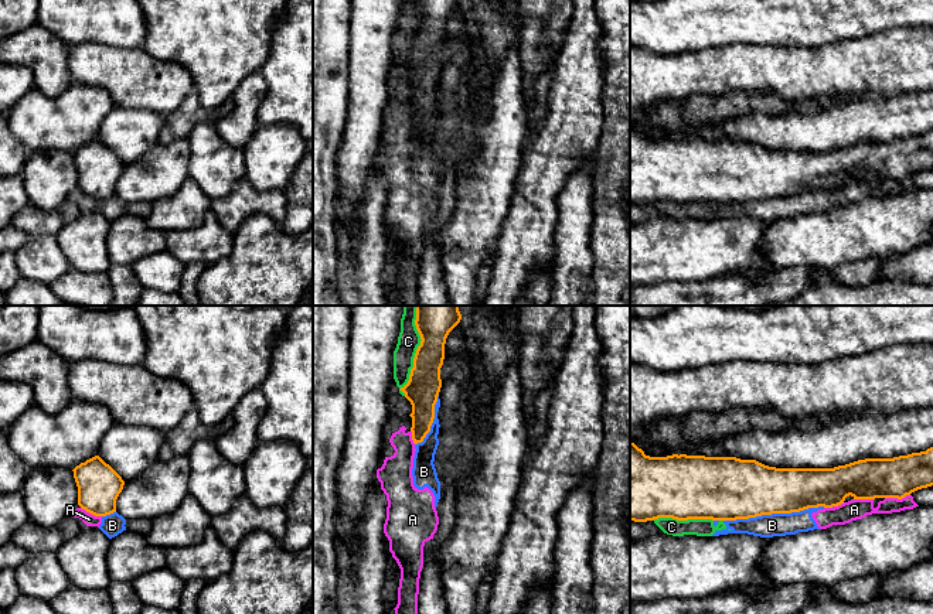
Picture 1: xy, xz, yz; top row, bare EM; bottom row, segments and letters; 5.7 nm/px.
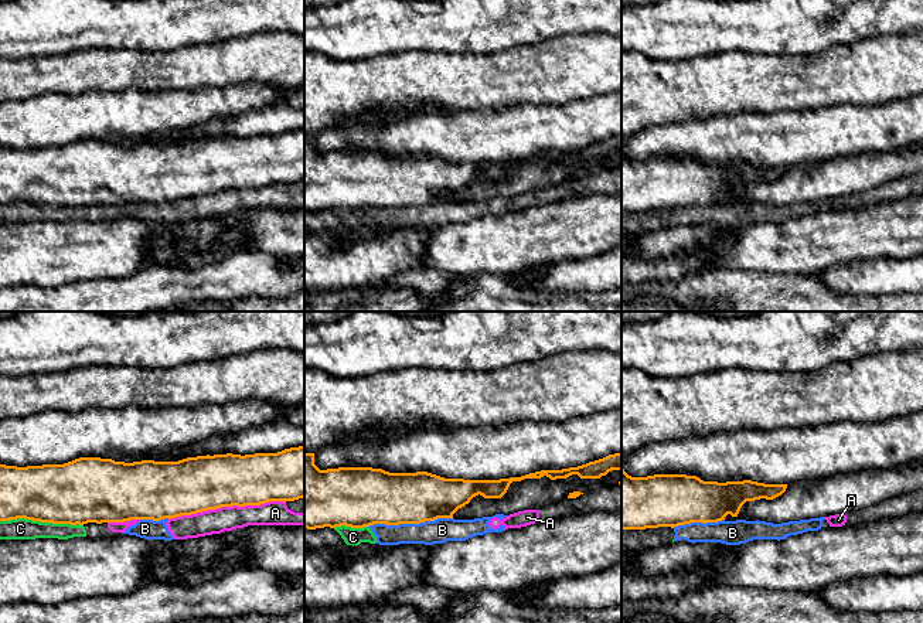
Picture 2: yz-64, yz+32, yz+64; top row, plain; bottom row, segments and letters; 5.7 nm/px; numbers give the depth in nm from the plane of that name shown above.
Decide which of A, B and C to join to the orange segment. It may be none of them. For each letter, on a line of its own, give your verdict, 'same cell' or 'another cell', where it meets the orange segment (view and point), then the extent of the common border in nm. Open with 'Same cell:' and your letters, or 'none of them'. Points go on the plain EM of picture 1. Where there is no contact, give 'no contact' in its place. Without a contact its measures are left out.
Same cell: none of them
A: another cell | yz (896, 180) | 150 nm
B: another cell | yz (773, 195) | 600 nm
C: another cell | xz (415, 40) | 460 nm

